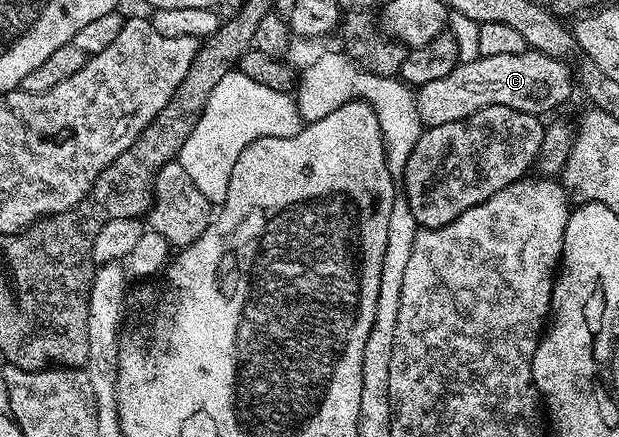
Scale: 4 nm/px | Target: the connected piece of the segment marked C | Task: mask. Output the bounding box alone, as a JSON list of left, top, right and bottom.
[417,49,575,127]

